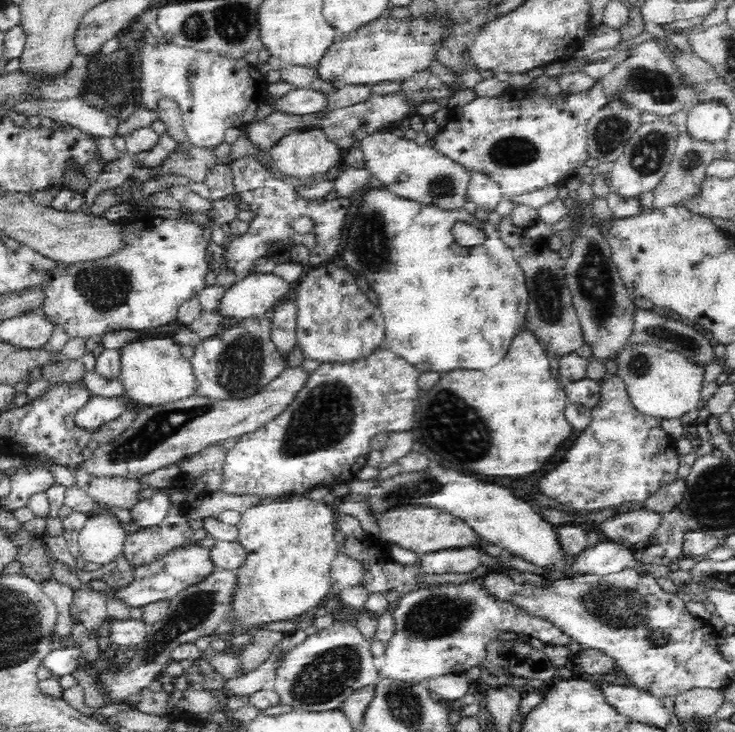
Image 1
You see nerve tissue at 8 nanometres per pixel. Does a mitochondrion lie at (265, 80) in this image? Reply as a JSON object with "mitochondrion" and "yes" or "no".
{"mitochondrion":"no"}

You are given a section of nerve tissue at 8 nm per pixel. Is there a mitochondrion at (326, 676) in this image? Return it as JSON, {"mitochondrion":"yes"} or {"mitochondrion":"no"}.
{"mitochondrion":"yes"}

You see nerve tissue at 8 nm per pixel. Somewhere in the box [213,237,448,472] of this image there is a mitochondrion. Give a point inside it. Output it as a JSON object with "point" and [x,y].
{"point":[325,417]}

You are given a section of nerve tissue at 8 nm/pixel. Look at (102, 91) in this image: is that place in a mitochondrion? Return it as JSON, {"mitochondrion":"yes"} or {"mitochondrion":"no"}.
{"mitochondrion":"yes"}

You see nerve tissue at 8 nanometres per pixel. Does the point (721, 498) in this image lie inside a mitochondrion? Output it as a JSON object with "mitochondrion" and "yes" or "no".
{"mitochondrion":"yes"}

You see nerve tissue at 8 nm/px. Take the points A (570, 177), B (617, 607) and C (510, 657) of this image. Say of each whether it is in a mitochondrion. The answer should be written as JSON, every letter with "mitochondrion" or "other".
{"A":"other","B":"mitochondrion","C":"mitochondrion"}

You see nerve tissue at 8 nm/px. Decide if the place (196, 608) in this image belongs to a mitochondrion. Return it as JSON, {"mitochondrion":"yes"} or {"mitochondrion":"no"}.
{"mitochondrion":"yes"}

